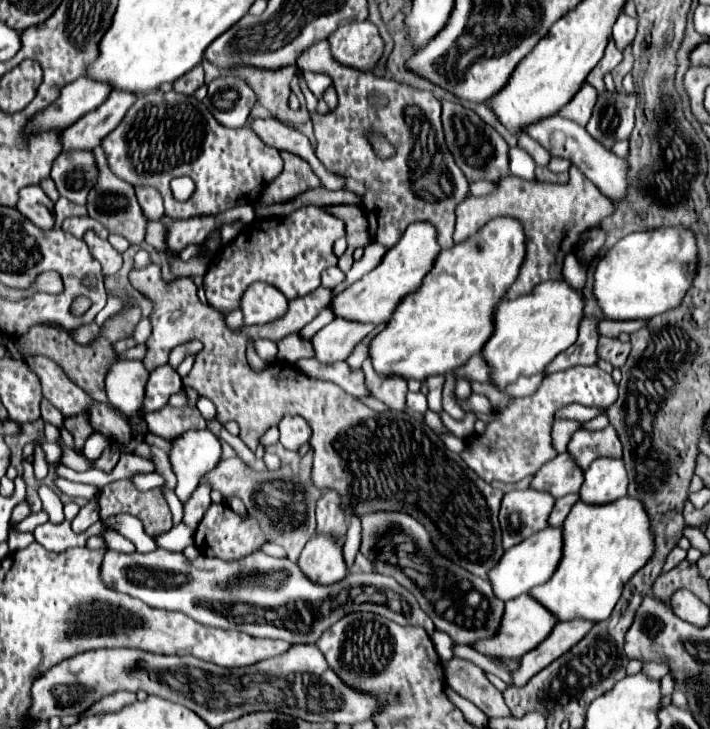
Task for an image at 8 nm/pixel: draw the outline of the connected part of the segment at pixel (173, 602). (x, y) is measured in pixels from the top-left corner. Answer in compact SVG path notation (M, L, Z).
M107 550L101 566L101 574L107 586L131 594L147 602L149 606L183 612L191 616L195 622L205 626L215 626L223 630L241 630L261 638L279 638L289 644L315 644L325 630L329 630L337 620L353 612L375 612L397 624L421 626L427 630L427 634L433 634L435 630L431 618L421 610L415 596L409 590L405 590L395 578L383 574L347 574L347 578L339 582L323 586L311 582L295 562L273 558L265 552L255 552L235 562L225 562L221 558L207 558L207 556L199 556L193 562L189 562L183 554L171 554L169 550L153 550L149 554L139 554L139 552L121 554L121 552Z

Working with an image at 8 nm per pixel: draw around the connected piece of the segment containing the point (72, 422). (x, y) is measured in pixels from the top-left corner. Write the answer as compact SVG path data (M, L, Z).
M85 412L79 414L79 416L65 418L65 420L63 420L63 426L73 434L73 440L75 440L75 452L81 452L85 440L95 432L95 430L91 428L91 422L89 422L89 418L87 418Z

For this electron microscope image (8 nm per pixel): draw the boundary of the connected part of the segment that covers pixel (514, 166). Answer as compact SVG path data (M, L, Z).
M509 148L509 170L513 176L521 178L535 178L535 162L523 148Z

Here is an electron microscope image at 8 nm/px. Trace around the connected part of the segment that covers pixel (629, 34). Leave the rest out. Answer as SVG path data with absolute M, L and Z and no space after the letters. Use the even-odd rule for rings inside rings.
M621 14L621 18L613 26L613 40L619 52L623 52L637 34L637 20L629 18L627 14Z

